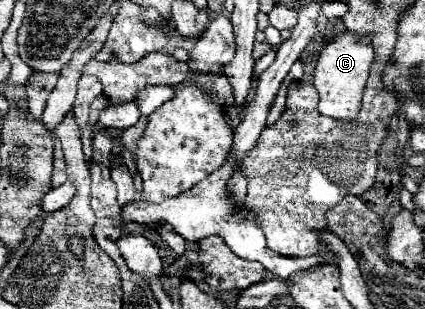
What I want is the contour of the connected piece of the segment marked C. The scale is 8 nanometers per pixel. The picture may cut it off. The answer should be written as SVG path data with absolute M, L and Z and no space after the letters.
M353 33L335 35L335 39L319 53L315 65L313 85L319 93L319 113L337 121L353 121L361 107L361 95L365 81L369 77L369 67L373 61L371 39L355 37Z

